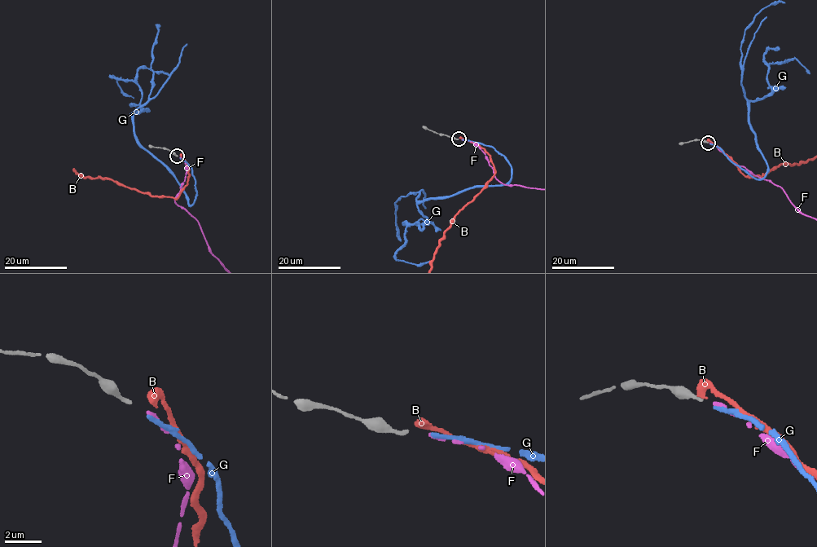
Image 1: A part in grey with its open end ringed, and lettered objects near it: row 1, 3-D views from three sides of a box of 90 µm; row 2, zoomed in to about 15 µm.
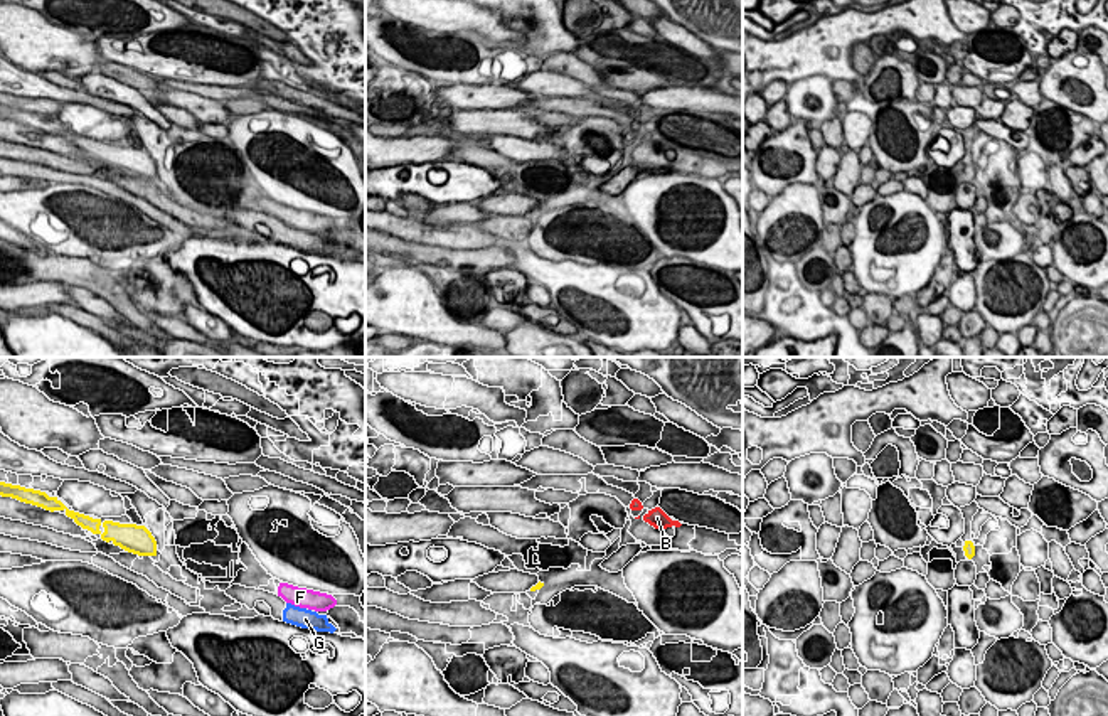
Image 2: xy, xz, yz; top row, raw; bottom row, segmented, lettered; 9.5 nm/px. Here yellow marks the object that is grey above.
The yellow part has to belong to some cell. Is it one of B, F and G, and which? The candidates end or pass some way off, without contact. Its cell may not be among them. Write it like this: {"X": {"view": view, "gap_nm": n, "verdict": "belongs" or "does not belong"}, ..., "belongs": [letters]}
{"B": {"view": "xz", "gap_nm": 1100, "verdict": "does not belong"}, "F": {"view": "xy", "gap_nm": 1200, "verdict": "belongs"}, "G": {"view": "xy", "gap_nm": 1350, "verdict": "does not belong"}, "belongs": ["F"]}

